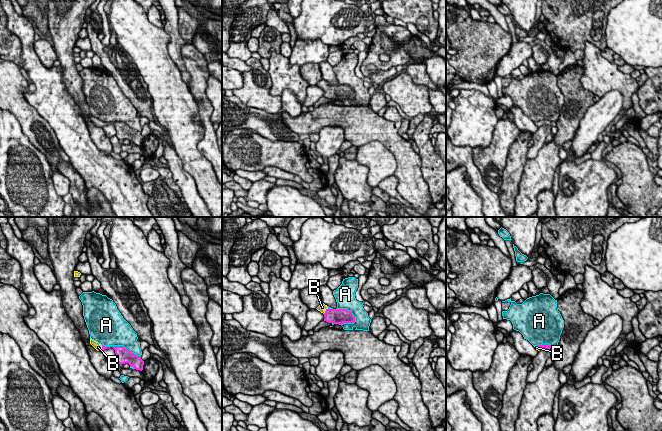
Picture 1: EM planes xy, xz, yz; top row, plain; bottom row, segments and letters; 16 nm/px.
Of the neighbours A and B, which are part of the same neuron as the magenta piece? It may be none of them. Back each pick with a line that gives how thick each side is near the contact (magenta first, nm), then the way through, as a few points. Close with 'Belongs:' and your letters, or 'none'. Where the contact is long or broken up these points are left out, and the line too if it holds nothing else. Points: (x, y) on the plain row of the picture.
B: calibres 260 and 140 nm; way xz (336, 92), (332, 92), (325, 87), (322, 83)
Belongs: B

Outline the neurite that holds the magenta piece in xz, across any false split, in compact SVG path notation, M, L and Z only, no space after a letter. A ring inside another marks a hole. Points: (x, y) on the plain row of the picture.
M321 79L316 85L324 90L324 97L328 99L341 101L355 98L355 92L348 85L329 85L324 79Z

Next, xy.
M90 114L90 120L97 126L103 127L107 124L112 123L115 126L116 137L119 140L128 139L130 142L134 143L136 146L143 146L144 137L141 135L141 132L138 132L131 127L129 127L124 122L104 122Z

